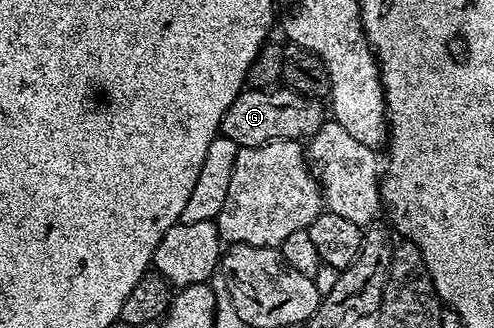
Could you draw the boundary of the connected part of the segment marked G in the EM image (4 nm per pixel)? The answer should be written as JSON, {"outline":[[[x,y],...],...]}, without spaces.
{"outline":[[[286,85],[274,89],[245,89],[235,98],[233,105],[229,105],[219,129],[222,135],[229,137],[229,141],[236,143],[239,148],[256,147],[272,139],[307,141],[323,128],[323,111],[325,115],[324,100],[311,99]]]}

